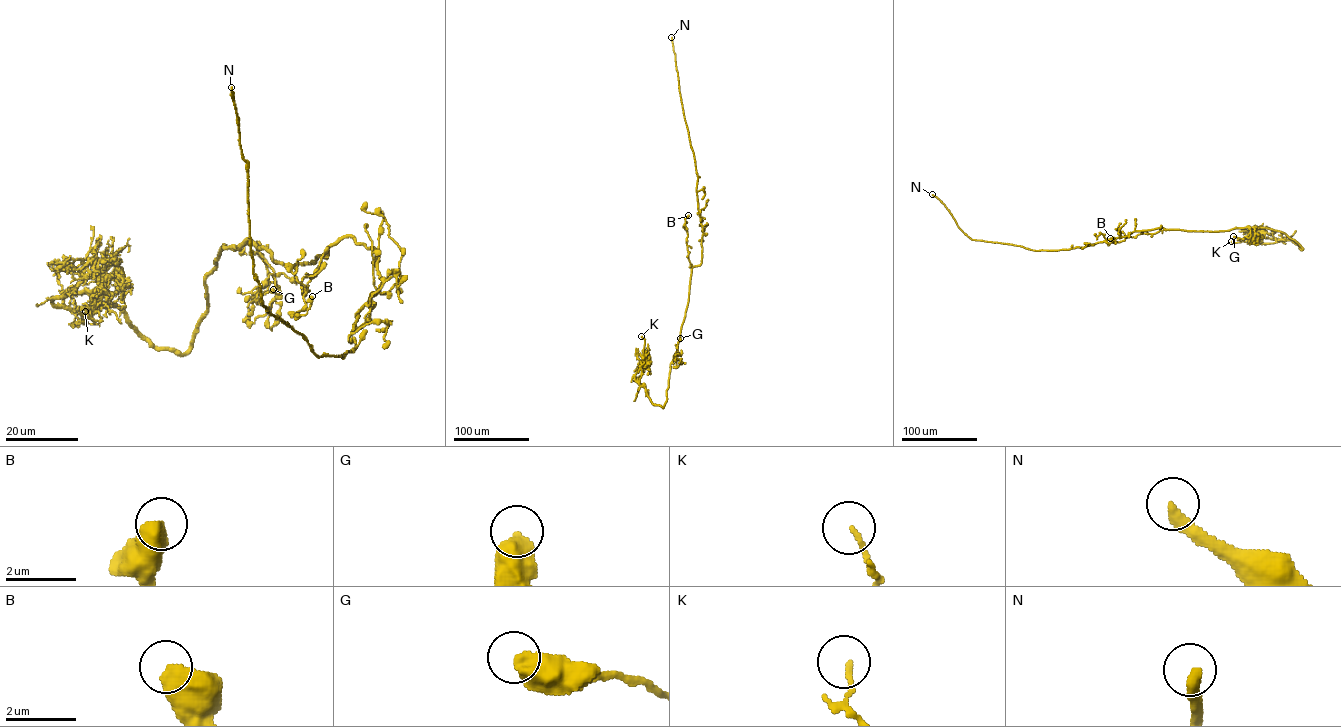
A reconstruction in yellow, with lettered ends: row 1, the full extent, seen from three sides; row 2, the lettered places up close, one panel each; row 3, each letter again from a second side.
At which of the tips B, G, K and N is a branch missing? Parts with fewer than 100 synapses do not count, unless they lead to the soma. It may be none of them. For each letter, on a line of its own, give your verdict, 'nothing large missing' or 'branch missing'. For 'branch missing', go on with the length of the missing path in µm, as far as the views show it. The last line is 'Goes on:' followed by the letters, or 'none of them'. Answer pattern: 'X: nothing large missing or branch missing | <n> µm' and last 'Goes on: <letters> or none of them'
B: nothing large missing
G: nothing large missing
K: nothing large missing
N: branch missing | 250 µm
Goes on: N

